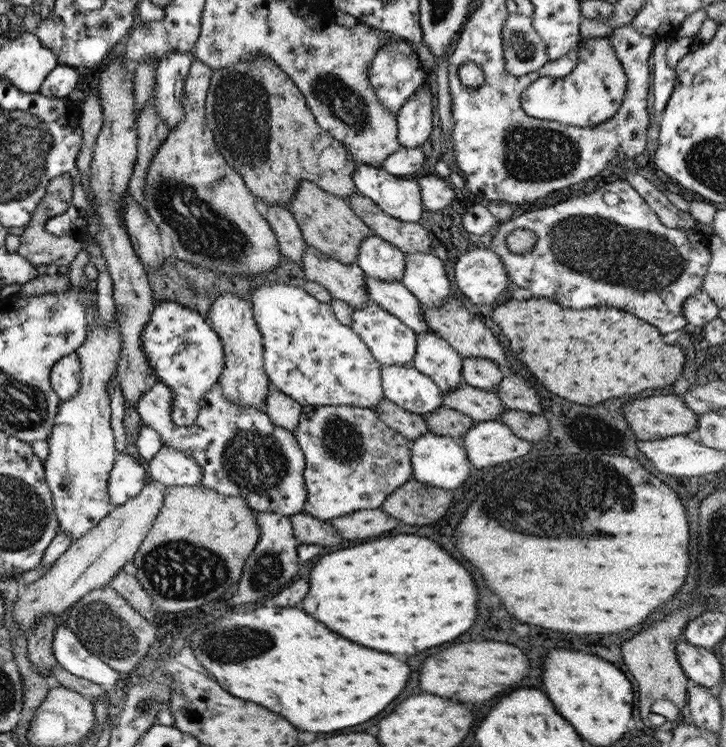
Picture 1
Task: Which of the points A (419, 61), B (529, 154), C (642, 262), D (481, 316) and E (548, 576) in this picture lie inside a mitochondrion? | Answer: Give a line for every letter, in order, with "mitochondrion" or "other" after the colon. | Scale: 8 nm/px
A: other
B: mitochondrion
C: mitochondrion
D: other
E: other

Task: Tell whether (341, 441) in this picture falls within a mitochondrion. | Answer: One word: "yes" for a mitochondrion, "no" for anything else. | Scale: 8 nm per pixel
yes

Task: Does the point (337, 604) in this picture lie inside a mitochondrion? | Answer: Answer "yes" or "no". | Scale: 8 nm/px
no

